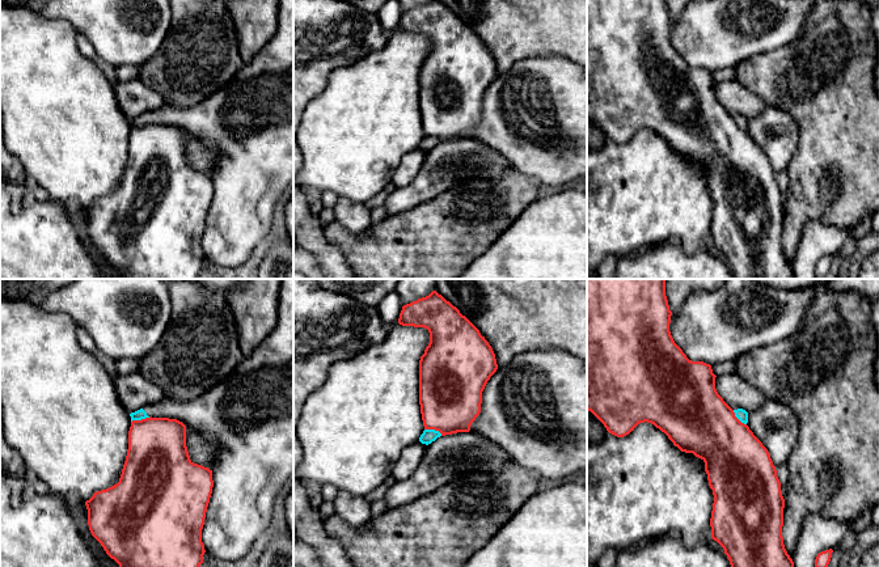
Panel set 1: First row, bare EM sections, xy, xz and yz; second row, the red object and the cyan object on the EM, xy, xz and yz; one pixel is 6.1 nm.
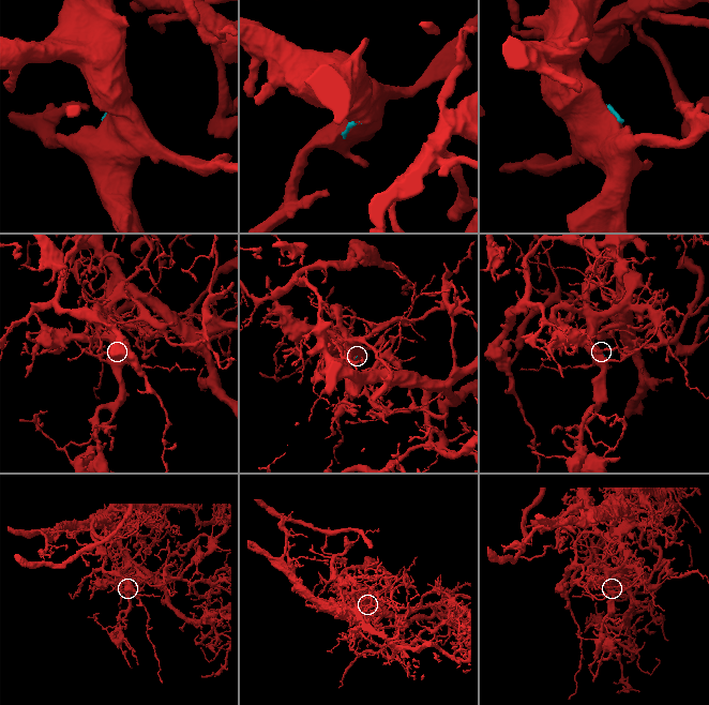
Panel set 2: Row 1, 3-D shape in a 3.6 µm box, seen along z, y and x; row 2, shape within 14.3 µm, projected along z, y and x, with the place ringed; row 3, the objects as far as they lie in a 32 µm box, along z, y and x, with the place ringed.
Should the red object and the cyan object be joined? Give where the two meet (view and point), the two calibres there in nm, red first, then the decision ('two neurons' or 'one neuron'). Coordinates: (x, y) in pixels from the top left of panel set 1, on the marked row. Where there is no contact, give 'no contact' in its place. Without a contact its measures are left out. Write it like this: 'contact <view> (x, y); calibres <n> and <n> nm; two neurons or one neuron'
contact xy (142, 419); calibres 380 and 70 nm; two neurons

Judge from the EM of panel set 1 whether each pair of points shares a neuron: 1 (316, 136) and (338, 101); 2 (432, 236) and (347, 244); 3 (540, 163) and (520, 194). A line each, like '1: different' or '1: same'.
1: same
2: same
3: different

